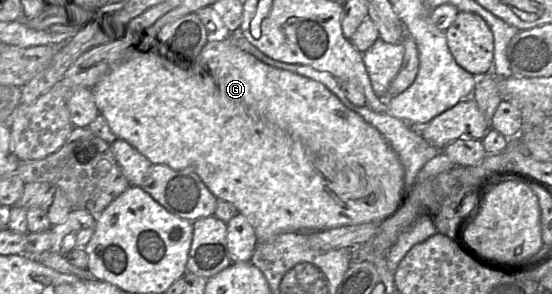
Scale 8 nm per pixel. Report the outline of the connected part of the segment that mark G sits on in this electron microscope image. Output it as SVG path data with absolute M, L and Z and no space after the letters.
M214 38L202 54L191 62L175 60L156 48L140 50L122 60L99 82L90 88L99 115L103 116L117 139L126 141L151 164L161 164L173 170L191 169L208 190L219 200L231 203L237 213L245 216L253 227L257 243L289 232L308 232L342 226L380 222L401 193L405 169L390 144L377 128L355 111L347 108L325 85L288 70L263 63L253 55L234 46L228 38Z

